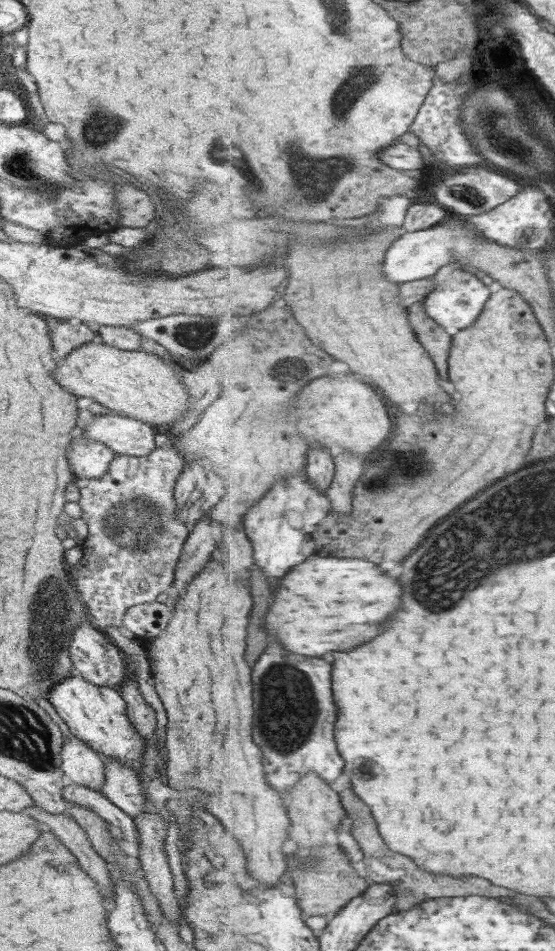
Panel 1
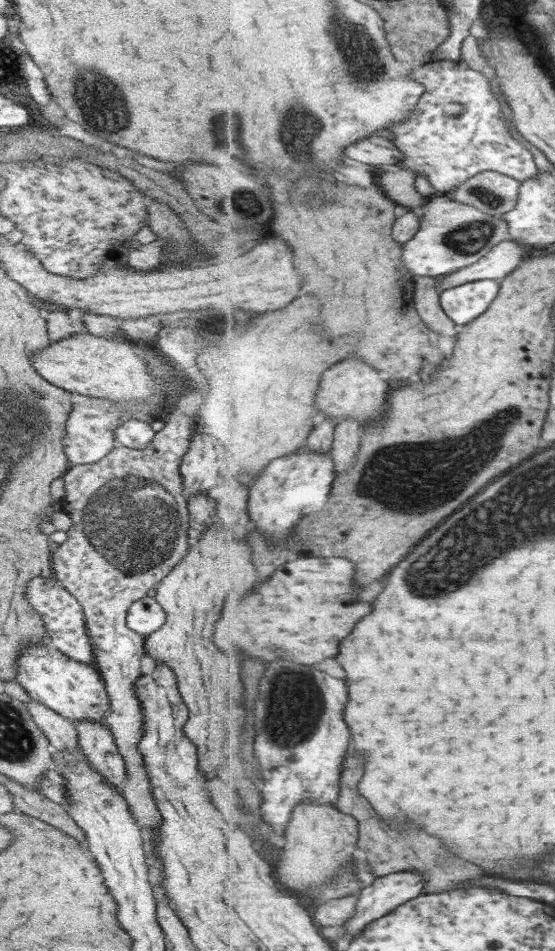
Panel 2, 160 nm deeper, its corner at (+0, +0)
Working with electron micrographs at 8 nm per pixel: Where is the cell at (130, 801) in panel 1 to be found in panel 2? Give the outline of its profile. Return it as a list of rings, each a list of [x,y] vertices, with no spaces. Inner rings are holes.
[[[85,719],[73,722],[73,726],[79,749],[84,754],[86,761],[100,775],[103,775],[111,786],[121,791],[127,779],[124,760],[118,753],[108,727],[104,723]]]

